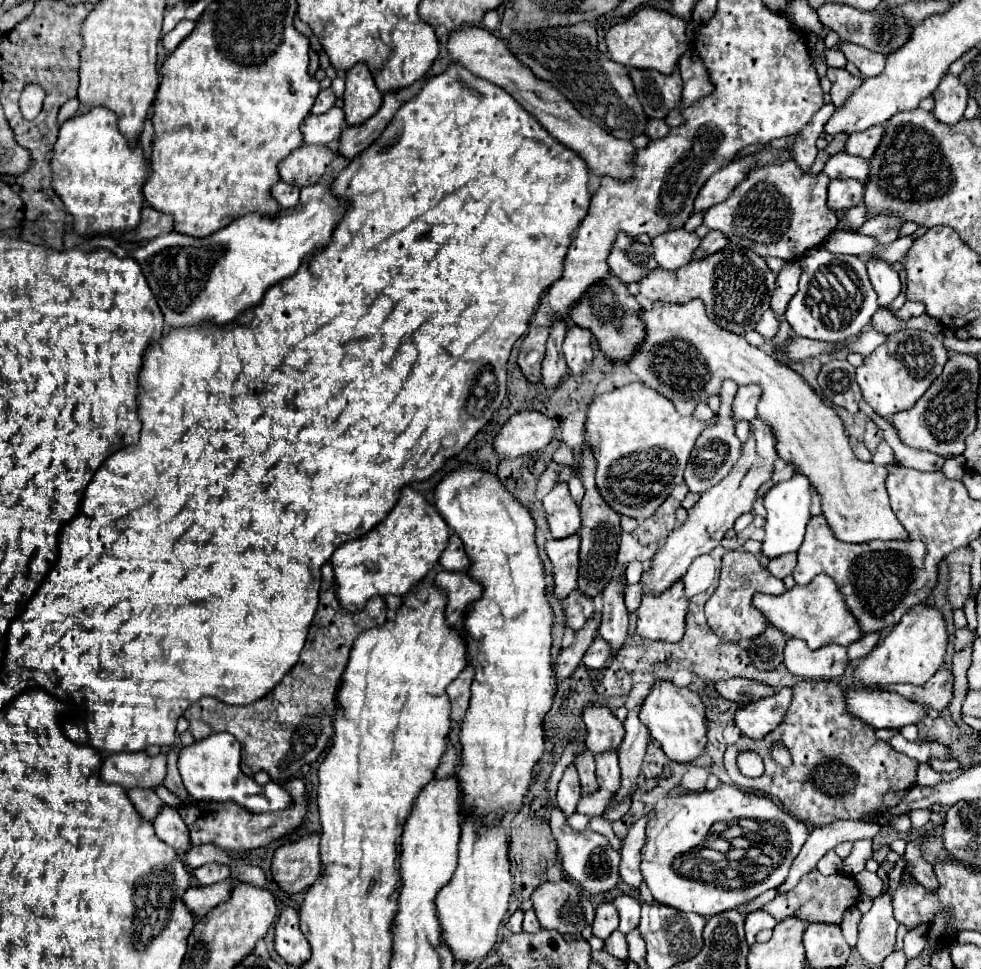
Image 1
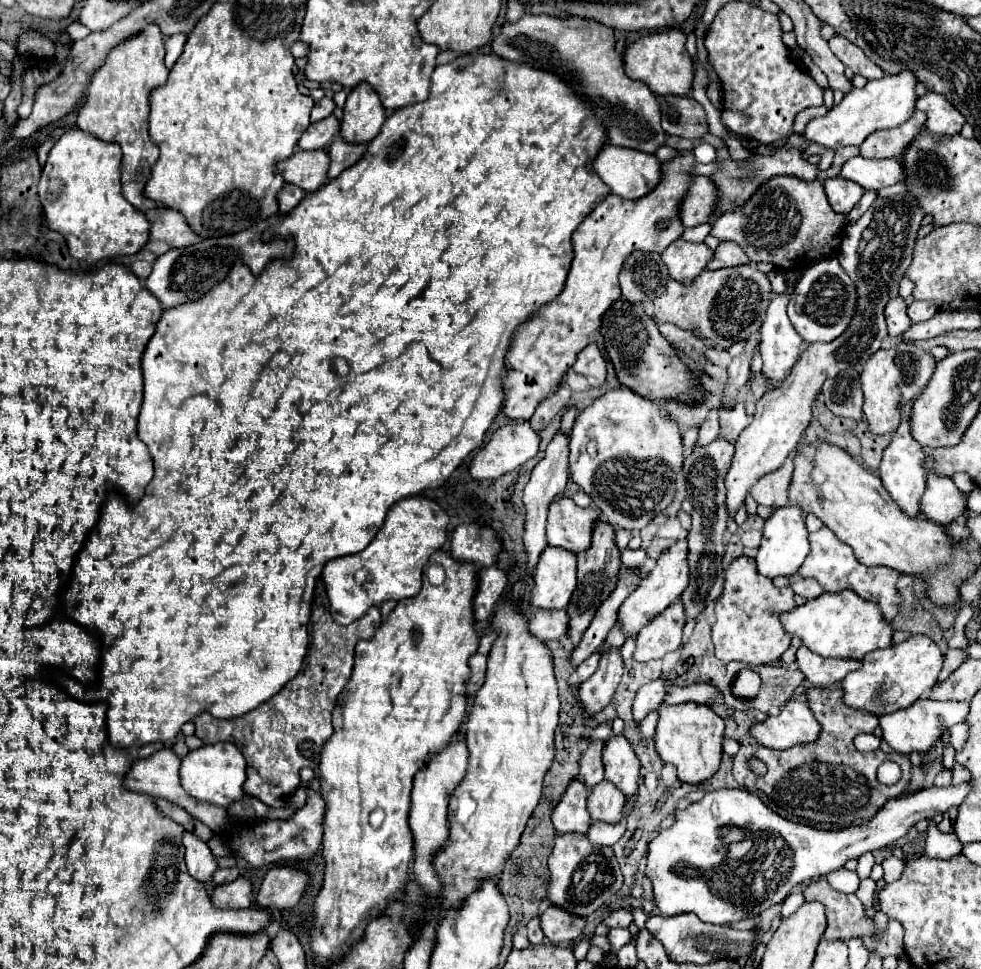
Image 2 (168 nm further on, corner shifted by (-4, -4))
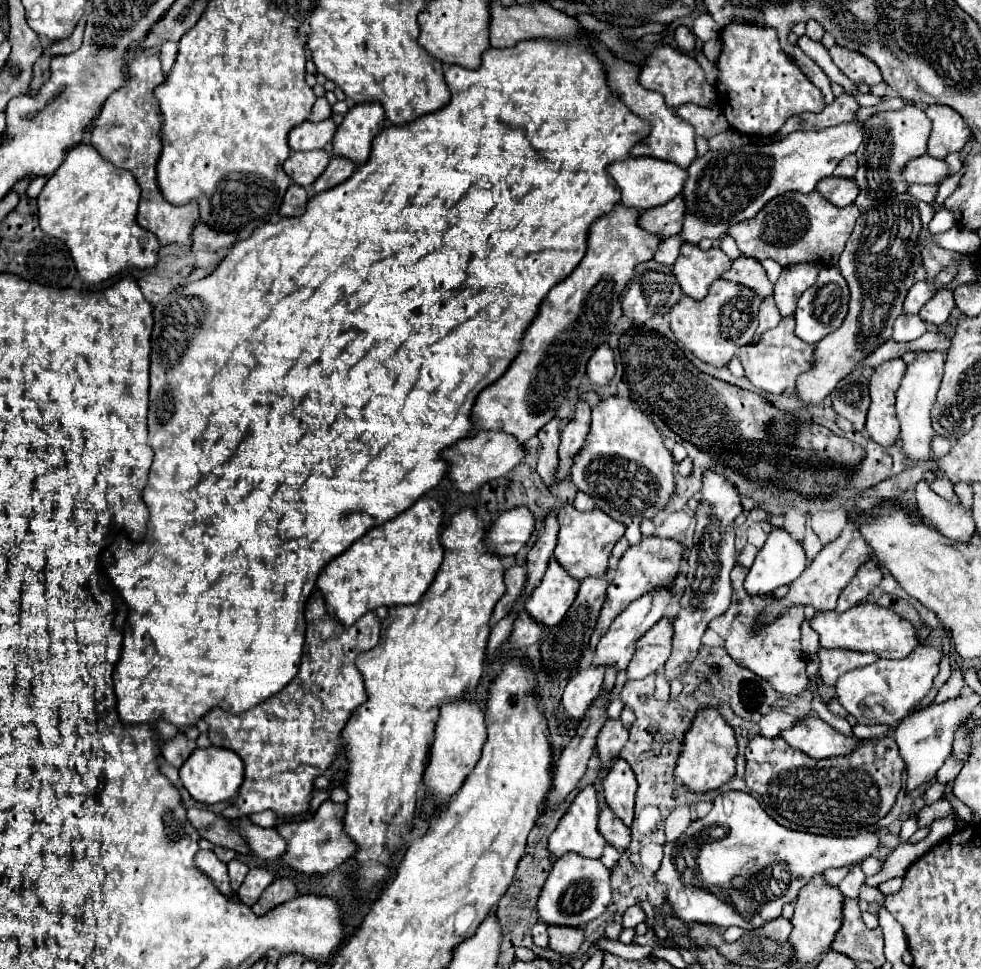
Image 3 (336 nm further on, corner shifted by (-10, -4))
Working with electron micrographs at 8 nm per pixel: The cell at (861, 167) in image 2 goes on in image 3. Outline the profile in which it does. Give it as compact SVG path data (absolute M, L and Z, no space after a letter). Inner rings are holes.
M920 156L918 160L912 160L904 168L904 178L910 184L940 184L946 176L950 176L950 168L944 160L932 158L932 156Z

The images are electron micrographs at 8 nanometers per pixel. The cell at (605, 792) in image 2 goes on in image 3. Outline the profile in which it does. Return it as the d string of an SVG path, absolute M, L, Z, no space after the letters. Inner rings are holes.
M602 808L600 810L600 818L598 818L598 830L600 830L600 834L604 836L604 840L610 844L610 846L614 846L614 848L618 848L618 850L626 850L628 848L628 844L630 844L630 828L626 828L624 824L622 824L622 820L618 820L616 816L614 816L614 812L610 812L610 808Z

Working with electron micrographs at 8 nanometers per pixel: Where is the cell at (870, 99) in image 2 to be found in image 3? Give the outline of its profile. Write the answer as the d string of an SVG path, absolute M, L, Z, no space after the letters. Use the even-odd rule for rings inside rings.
M852 120L850 124L838 124L822 132L792 132L784 140L772 144L746 144L738 152L708 150L704 156L696 156L692 164L686 168L688 178L680 192L686 206L684 224L680 232L682 240L688 244L700 244L704 238L720 240L724 234L728 234L728 228L732 224L754 218L772 198L784 192L812 192L822 178L832 176L834 168L840 164L844 156L854 154L858 150L858 146L862 144L862 136L862 124Z

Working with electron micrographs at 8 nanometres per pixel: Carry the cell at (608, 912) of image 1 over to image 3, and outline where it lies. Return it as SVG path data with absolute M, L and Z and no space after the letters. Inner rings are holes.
M630 906L630 908L624 912L624 922L622 922L622 926L624 926L624 928L634 928L634 926L638 926L638 924L644 922L644 920L646 920L644 910L642 910L640 906Z

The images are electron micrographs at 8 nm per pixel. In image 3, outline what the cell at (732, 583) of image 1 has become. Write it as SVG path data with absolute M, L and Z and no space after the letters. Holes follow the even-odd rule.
M740 564L734 566L734 570L730 574L732 590L734 590L730 608L722 616L714 618L708 624L708 628L726 640L726 652L734 658L734 662L738 666L748 668L756 676L764 678L780 694L800 696L808 686L806 672L804 672L806 658L802 656L802 648L800 648L800 624L804 622L804 612L802 612L802 608L794 608L794 612L790 612L790 616L782 616L782 620L774 620L774 624L770 624L770 628L758 628L756 620L754 620L754 616L758 616L758 608L764 608L774 598L766 596L766 598L754 600L752 596L746 596L746 590L742 588L742 580L746 578L746 572L748 572L748 568L744 568Z

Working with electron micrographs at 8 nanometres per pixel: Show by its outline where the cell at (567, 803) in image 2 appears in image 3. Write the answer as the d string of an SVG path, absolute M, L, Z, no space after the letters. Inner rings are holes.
M586 786L548 838L552 860L558 860L568 852L576 852L584 858L600 858L606 840L602 840L602 834L598 832L598 812L596 790L594 786Z

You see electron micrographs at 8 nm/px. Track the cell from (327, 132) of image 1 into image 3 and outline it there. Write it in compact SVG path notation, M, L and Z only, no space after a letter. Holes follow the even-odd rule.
M332 118L322 120L322 122L302 122L294 126L288 134L288 144L290 150L318 150L324 148L336 132L336 124Z

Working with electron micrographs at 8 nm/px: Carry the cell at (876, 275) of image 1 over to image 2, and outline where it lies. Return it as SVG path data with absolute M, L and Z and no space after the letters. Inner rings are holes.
M900 296L888 300L884 308L884 318L888 324L890 336L900 336L904 330L910 328L910 318L906 316L906 302Z

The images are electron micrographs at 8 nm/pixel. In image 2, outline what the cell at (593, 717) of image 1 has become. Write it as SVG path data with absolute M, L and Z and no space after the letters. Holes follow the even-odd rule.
M622 734L610 736L606 740L602 750L602 760L606 768L606 780L616 784L626 796L634 794L634 790L638 788L640 762L630 742Z

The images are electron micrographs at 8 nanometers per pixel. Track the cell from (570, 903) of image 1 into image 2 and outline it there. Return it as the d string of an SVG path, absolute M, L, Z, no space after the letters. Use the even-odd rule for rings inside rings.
M550 904L540 916L540 924L552 944L570 944L570 940L578 940L582 936L586 918L570 914L556 904Z

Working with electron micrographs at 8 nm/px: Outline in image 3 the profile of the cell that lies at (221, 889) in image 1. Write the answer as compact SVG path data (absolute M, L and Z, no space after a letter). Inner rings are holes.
M264 868L250 870L242 888L236 892L238 900L246 906L252 906L260 898L260 894L264 892L264 888L268 888L274 880L276 880L276 874L270 870L264 870Z

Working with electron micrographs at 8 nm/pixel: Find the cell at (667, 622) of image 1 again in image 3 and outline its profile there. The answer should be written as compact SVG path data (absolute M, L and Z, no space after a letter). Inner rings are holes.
M668 618L654 624L638 642L636 652L628 664L626 676L628 680L640 680L654 674L672 652L672 622Z

